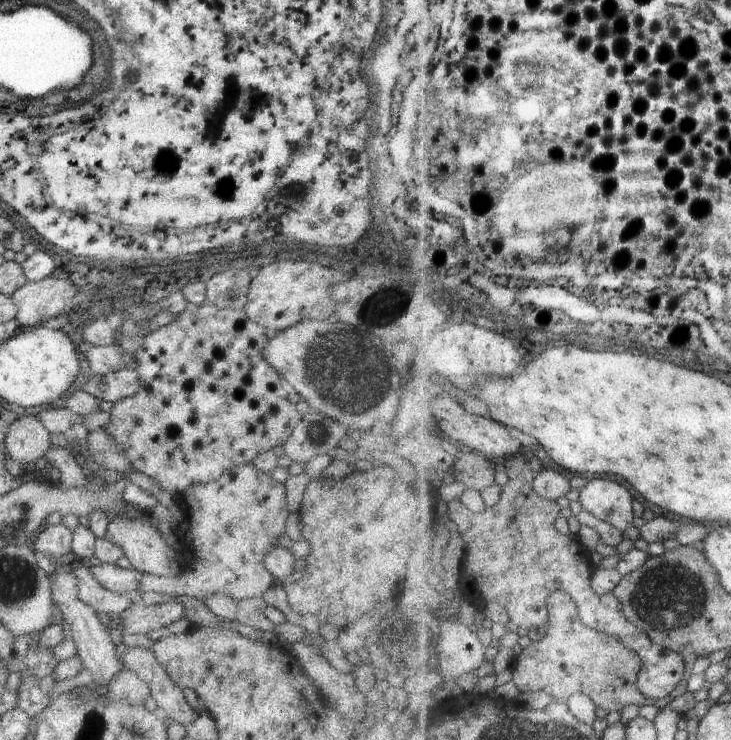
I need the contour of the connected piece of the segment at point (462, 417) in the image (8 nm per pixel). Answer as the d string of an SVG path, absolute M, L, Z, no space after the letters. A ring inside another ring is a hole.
M444 396L444 398L440 398L440 402L436 402L436 414L438 414L442 430L450 438L460 442L460 448L466 446L467 450L481 452L489 458L493 456L496 458L509 458L525 451L522 444L520 444L520 440L510 436L510 430L506 430L502 422L494 422L494 420L476 416L476 414L468 412L462 402L458 402L458 400L450 398L450 396Z

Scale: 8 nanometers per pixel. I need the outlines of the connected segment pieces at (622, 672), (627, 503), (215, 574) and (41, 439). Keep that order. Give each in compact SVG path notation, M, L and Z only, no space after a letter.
M558 590L551 596L552 618L547 636L523 649L513 667L513 682L521 692L545 692L554 700L567 703L573 694L589 694L608 711L622 711L630 704L648 706L648 695L642 694L639 676L643 668L640 654L628 650L612 636L590 630L580 620L579 606L568 592Z
M592 479L581 490L580 501L586 511L625 531L634 522L634 496L614 480Z
M254 464L234 467L224 473L214 482L192 482L186 492L179 497L182 520L177 526L180 540L184 550L188 550L188 558L192 558L185 566L187 571L182 571L179 576L157 577L145 574L138 582L138 590L142 593L170 594L174 597L186 594L198 600L204 600L210 594L227 596L234 601L248 602L255 598L262 598L263 594L272 586L272 574L264 568L264 556L267 549L278 547L279 539L286 535L286 520L290 514L284 484L275 481L271 474L256 470Z
M22 415L10 424L5 448L6 454L18 464L34 465L51 449L50 432L39 418Z

